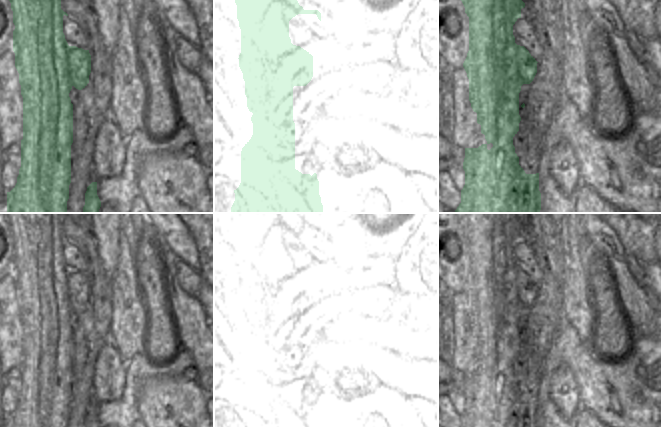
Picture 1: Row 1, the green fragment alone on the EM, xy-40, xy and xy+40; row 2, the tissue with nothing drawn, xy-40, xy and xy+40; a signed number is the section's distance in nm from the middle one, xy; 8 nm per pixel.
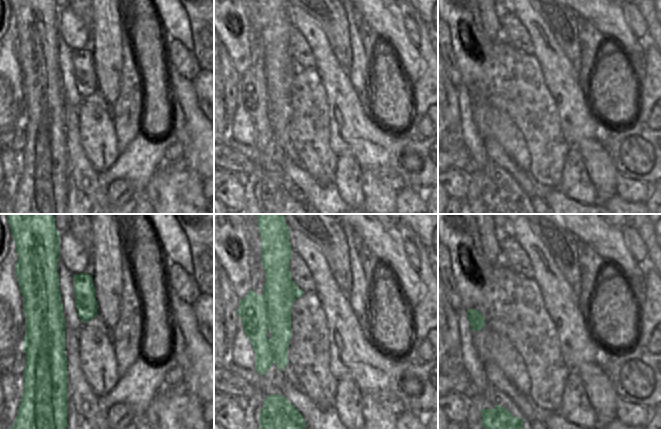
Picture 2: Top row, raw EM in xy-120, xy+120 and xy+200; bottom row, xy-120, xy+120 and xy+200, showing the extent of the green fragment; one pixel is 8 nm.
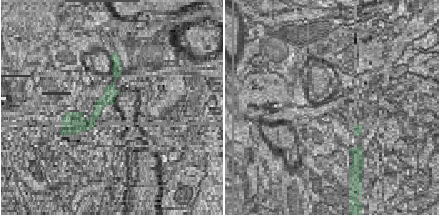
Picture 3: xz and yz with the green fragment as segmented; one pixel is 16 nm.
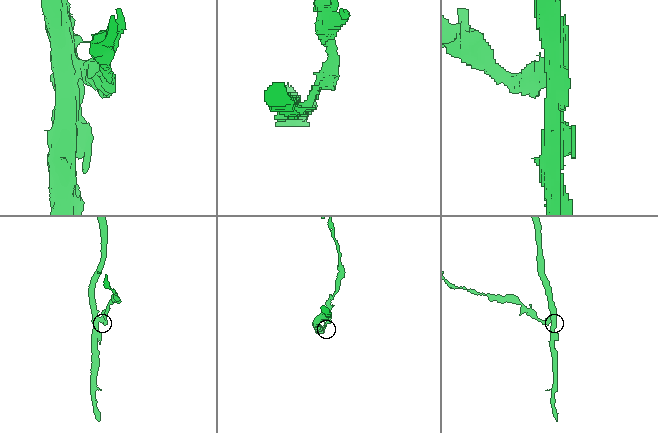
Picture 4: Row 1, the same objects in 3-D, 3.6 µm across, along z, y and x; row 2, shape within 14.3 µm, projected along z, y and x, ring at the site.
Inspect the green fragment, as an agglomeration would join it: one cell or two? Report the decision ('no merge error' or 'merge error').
merge error

